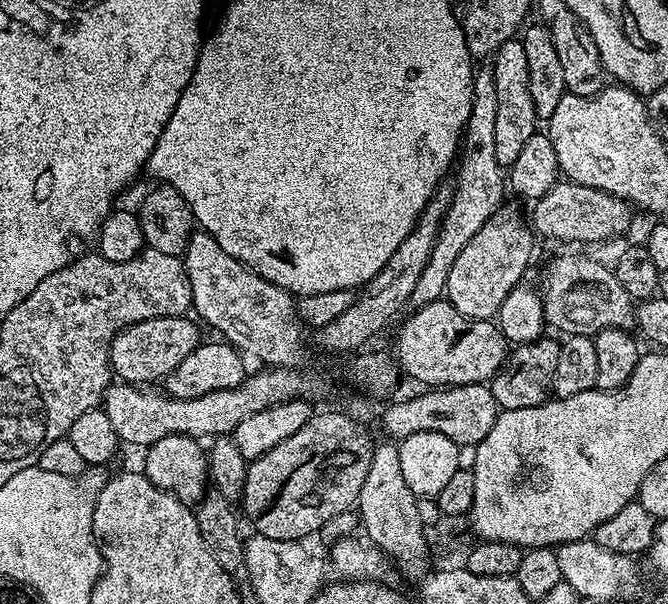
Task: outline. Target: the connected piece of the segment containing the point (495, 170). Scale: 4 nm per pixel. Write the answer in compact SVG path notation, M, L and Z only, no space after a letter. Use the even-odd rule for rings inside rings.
M477 67L472 78L472 105L470 118L460 139L458 163L454 168L456 180L452 189L452 201L442 218L434 250L430 250L430 262L422 270L422 278L414 285L408 303L413 309L426 306L445 295L444 287L450 278L450 266L454 266L458 254L462 254L466 242L486 226L486 222L505 203L506 172L500 167L498 153L494 151L494 118L498 116L498 90L494 90L494 74L491 67Z

